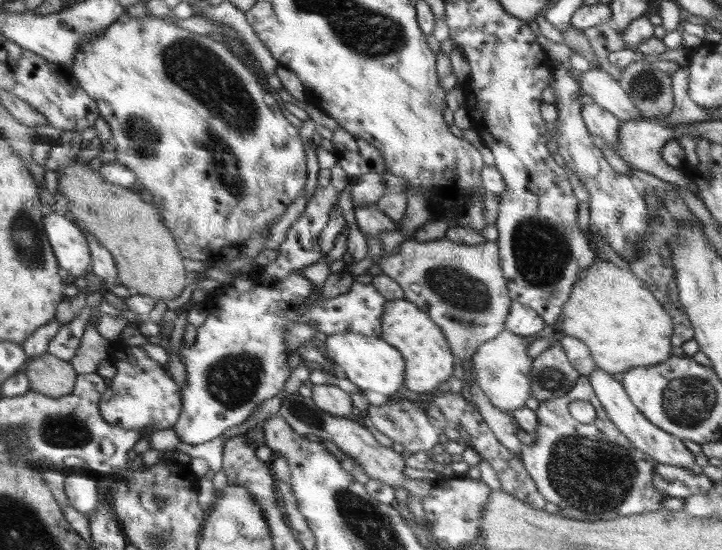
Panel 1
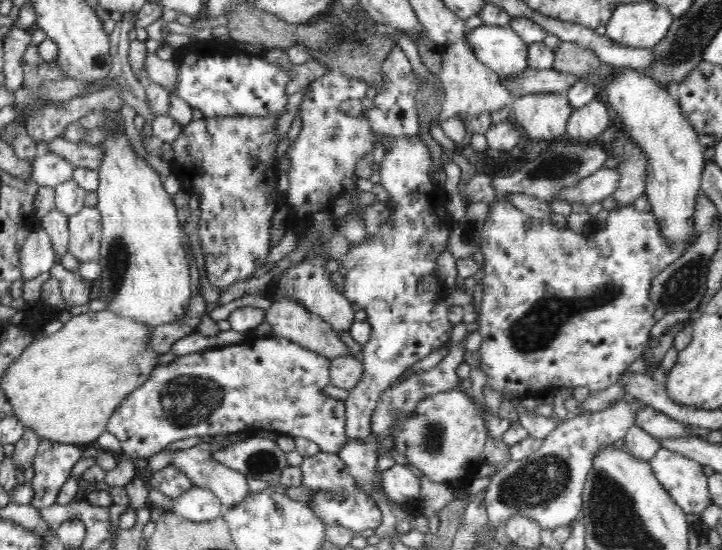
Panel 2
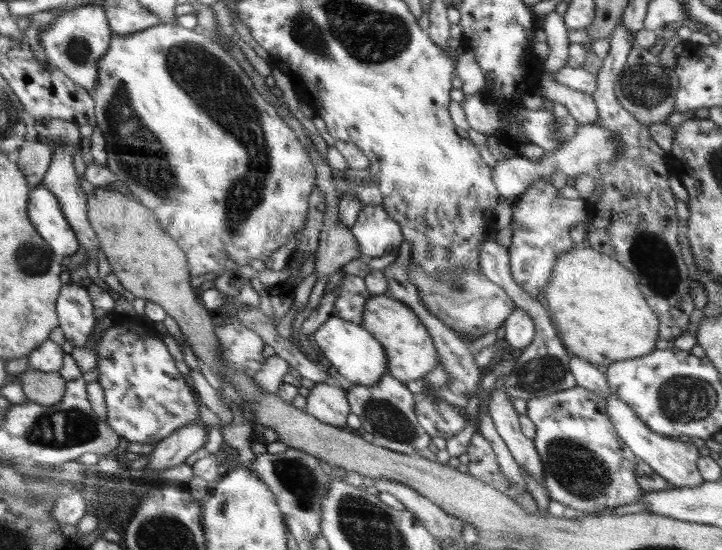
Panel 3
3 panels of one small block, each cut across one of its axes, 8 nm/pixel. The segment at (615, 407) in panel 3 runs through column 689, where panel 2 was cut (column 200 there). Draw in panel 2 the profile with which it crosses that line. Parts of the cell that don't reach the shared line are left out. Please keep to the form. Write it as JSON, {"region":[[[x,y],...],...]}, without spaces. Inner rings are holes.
{"region":[[[206,441],[184,450],[167,451],[163,449],[158,451],[148,458],[147,470],[153,473],[170,465],[178,467],[184,474],[187,474],[194,486],[210,489],[220,499],[224,512],[230,510],[230,507],[238,506],[250,492],[244,473],[214,461],[210,445]]]}

